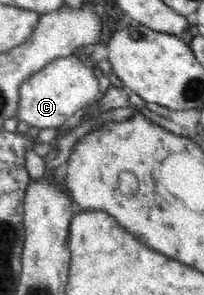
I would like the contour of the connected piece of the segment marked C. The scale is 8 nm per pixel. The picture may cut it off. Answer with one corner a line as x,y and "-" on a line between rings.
74,54
57,59
32,74
20,86
20,102
16,117
30,125
33,131
41,128
58,128
68,122
72,116
84,110
83,106
101,100
103,92
100,91
100,82
89,66
87,56

